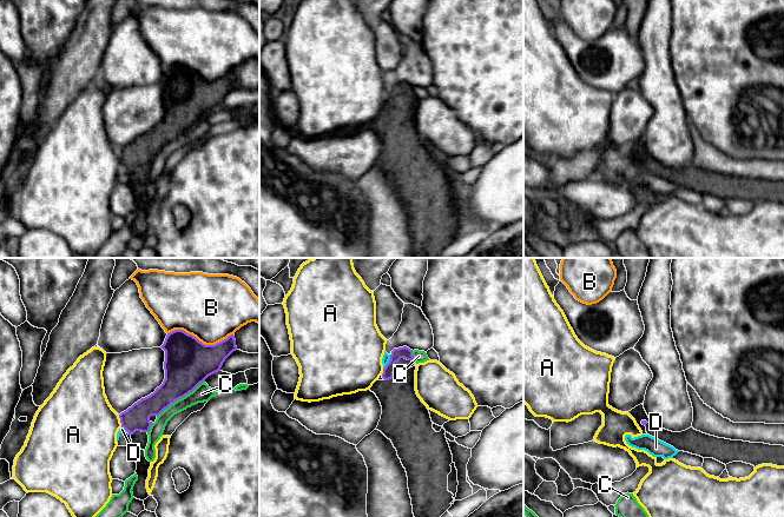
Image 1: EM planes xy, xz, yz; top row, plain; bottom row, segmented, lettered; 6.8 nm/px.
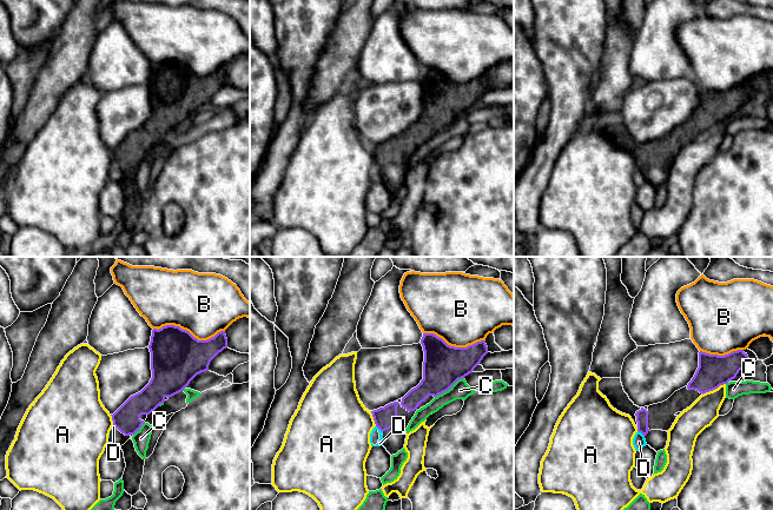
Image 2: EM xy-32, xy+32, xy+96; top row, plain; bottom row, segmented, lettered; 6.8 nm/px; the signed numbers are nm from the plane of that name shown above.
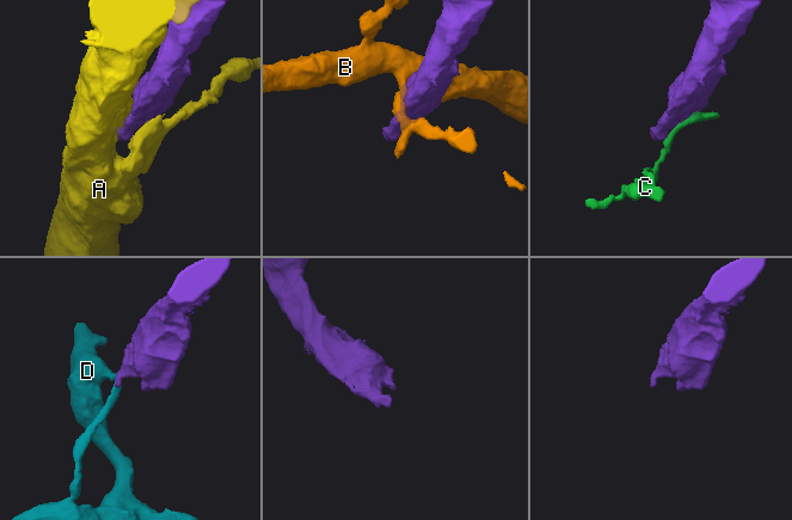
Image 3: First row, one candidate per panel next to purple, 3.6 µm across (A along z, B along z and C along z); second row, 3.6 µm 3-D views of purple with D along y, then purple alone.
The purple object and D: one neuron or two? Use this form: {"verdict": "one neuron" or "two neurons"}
{"verdict": "two neurons"}

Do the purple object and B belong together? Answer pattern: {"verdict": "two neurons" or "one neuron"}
{"verdict": "two neurons"}

